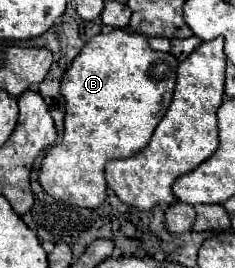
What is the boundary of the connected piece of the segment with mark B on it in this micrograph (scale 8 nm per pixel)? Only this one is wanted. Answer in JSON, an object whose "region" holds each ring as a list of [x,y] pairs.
{"region":[[[112,29],[108,33],[94,35],[72,61],[62,79],[62,95],[66,99],[66,121],[62,143],[50,147],[48,155],[40,167],[40,185],[54,199],[96,209],[106,199],[106,179],[104,167],[114,159],[128,159],[140,153],[162,117],[168,111],[168,105],[174,95],[178,59],[172,53],[154,51],[148,45],[148,37],[142,33],[132,33],[130,29]]]}

